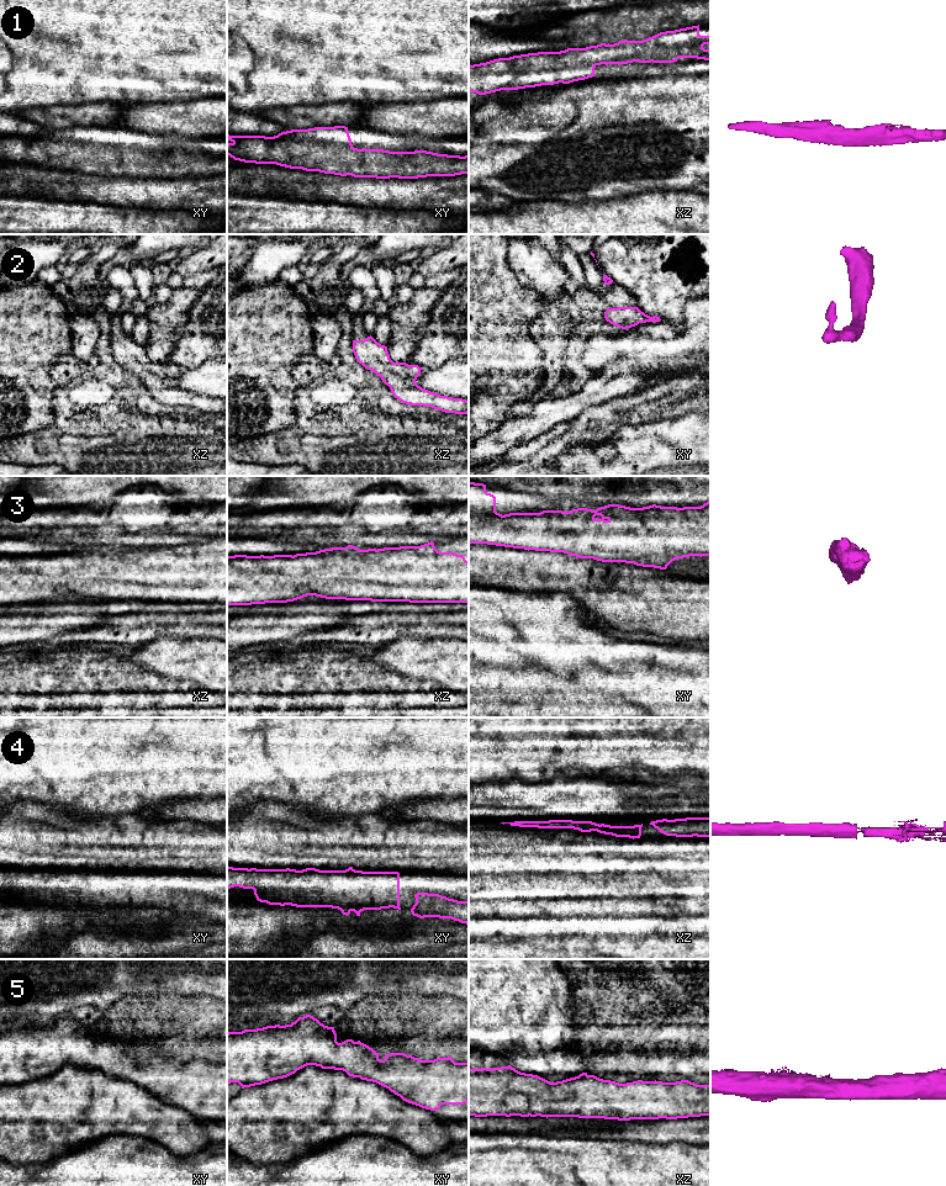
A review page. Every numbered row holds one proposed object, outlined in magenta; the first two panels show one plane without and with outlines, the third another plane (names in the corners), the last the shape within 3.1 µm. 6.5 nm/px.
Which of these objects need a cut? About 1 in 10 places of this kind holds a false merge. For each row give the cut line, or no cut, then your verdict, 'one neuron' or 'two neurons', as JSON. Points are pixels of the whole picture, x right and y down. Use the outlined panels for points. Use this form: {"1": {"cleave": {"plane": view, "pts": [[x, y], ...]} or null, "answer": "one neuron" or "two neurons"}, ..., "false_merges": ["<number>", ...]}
{"1": {"cleave": null, "answer": "one neuron"}, "2": {"cleave": null, "answer": "one neuron"}, "3": {"cleave": null, "answer": "one neuron"}, "4": {"cleave": null, "answer": "one neuron"}, "5": {"cleave": null, "answer": "one neuron"}, "false_merges": []}

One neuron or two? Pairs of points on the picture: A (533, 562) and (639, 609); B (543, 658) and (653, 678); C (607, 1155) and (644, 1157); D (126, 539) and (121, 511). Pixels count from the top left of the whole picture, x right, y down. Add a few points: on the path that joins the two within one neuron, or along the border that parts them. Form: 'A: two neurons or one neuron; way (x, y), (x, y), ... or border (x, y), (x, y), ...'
A: one neuron; way (559, 580), (567, 581), (591, 604), (613, 604)
B: one neuron; way (570, 667), (576, 667), (587, 678), (625, 678)
C: one neuron; way (616, 1157), (635, 1157)
D: one neuron; way (135, 535), (139, 534), (139, 529), (130, 519)

